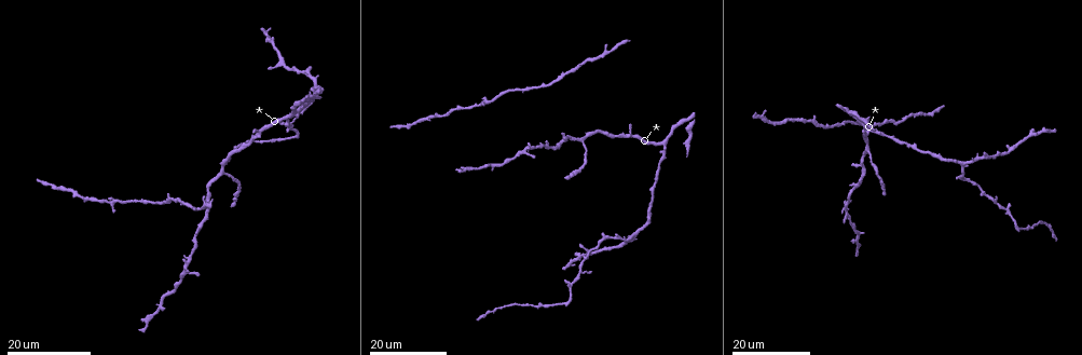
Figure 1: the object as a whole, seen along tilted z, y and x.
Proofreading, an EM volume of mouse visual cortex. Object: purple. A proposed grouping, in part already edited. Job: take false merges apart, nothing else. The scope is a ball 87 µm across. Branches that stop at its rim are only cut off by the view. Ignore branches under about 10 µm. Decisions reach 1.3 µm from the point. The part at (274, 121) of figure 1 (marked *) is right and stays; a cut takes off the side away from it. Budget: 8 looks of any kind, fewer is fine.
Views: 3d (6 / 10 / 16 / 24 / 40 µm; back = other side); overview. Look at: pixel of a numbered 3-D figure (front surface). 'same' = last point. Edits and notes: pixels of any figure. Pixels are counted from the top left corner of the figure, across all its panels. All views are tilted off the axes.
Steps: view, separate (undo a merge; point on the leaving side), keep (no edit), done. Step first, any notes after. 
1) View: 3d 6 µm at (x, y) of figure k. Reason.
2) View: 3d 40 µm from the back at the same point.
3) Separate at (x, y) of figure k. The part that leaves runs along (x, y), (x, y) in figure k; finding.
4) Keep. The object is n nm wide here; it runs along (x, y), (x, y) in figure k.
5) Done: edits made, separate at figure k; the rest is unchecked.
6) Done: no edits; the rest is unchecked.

View: 3d 16 µm at (663, 143) of figure 1.

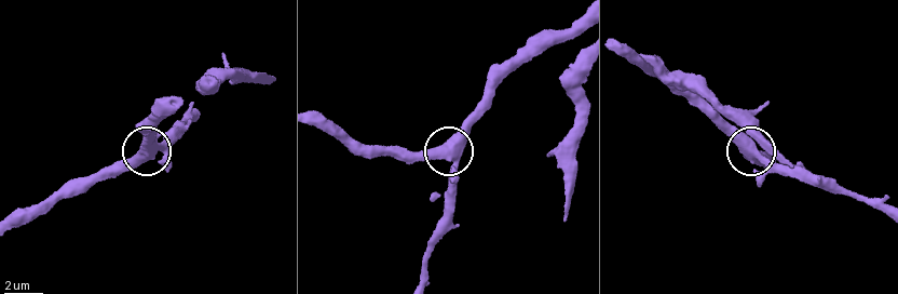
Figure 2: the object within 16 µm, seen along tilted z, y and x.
View: 3d 10 µm at (453, 161) of figure 2. Zoom in.

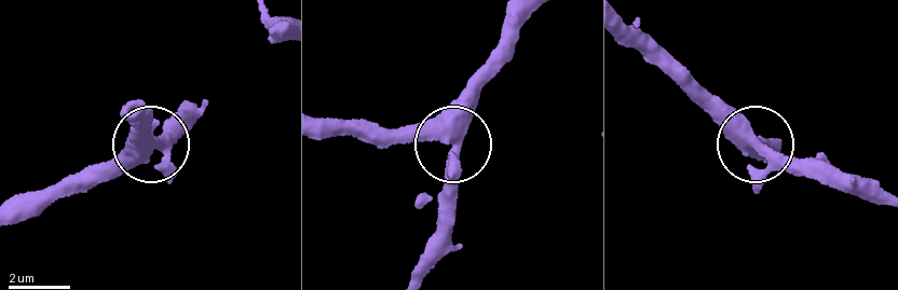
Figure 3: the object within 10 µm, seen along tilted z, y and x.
View: 3d 6 µm at (457, 141) of figure 3.

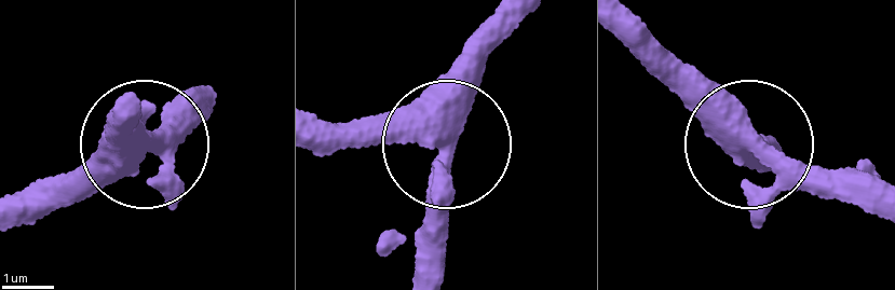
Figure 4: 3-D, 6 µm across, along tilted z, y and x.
Keep. It runs along (316, 132), (444, 135), (487, 25) in figure 4; all the same neuron.

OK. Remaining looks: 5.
View: 3d 24 µm at (861, 167) of figure 1. Three arms meet.

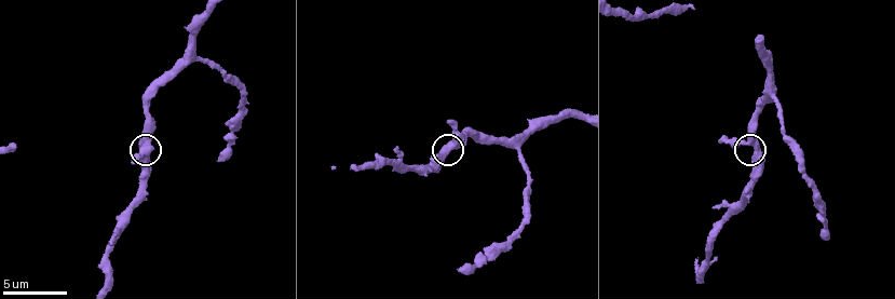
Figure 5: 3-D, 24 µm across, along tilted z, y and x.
View: 3d 10 µm at (451, 145) of figure 5. Closer look.

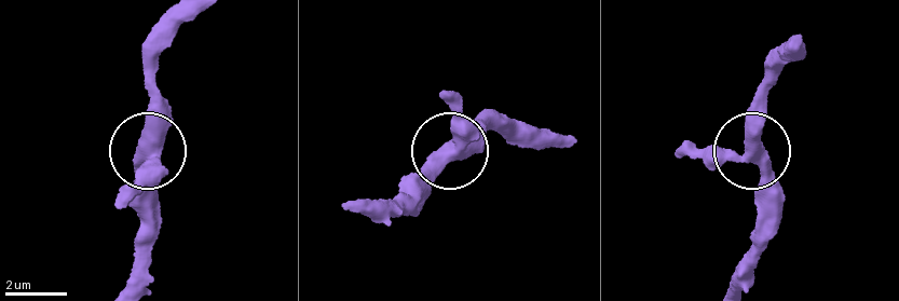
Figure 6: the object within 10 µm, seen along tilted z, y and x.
Keep. It runs along (186, 22), (155, 60), (142, 236) in figure 6; all the same neuron.

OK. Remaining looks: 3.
View: 3d 6 µm at (515, 147) of figure 5. Branch point.

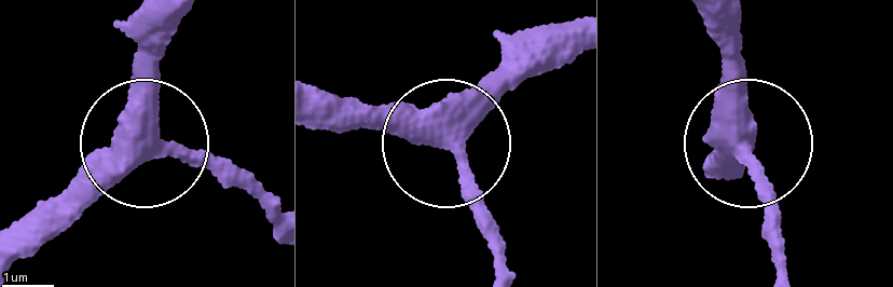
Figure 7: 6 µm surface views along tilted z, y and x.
View: 3d 6 µm from the back at (149, 146) of figure 7.

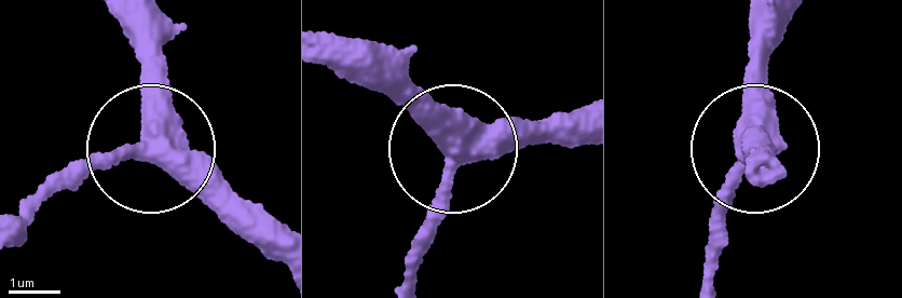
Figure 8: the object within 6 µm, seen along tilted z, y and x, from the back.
Keep. 3 arms meet here; it runs along (326, 68), (401, 103), (447, 153), (414, 267) in figure 8; one neuron here.

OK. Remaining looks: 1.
Done: no edits; the rest is unchecked.

